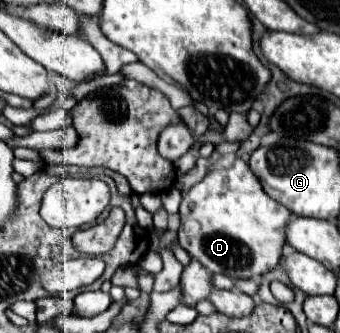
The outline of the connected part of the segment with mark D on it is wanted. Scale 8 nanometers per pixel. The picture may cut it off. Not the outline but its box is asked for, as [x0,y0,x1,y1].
[179,157,291,279]

